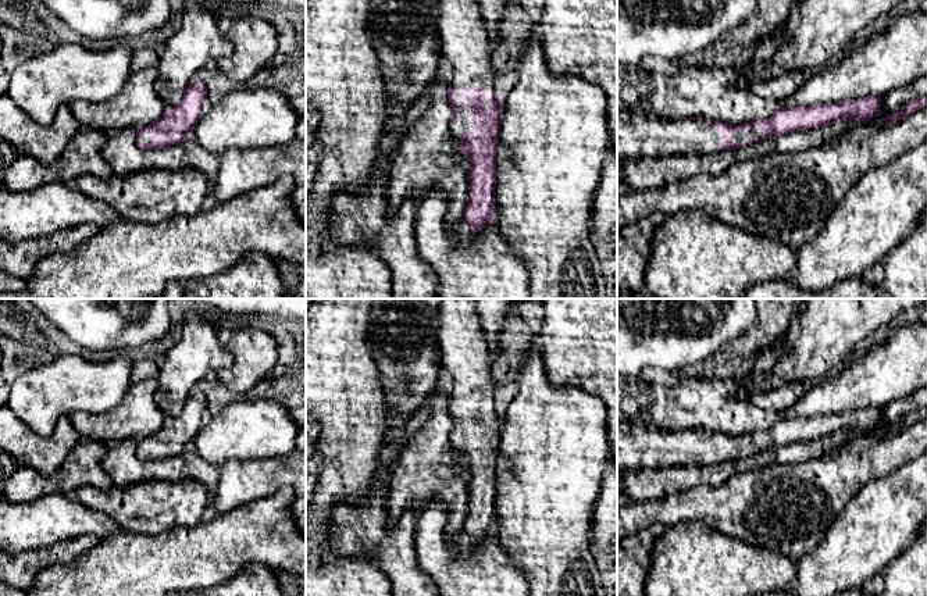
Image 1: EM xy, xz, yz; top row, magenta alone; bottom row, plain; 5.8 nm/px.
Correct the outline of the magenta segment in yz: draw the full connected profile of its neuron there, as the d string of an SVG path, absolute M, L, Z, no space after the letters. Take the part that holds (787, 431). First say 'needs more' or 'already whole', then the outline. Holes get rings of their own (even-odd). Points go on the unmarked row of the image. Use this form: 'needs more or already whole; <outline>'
needs more; M870 406L841 414L782 418L771 429L739 436L706 429L664 431L617 418L617 468L655 470L737 461L771 447L831 436L837 431L867 435L880 427L880 417L881 407Z

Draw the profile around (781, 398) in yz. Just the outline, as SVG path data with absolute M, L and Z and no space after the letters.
M794 381L770 390L759 390L748 396L749 402L766 411L785 411L805 393L802 382Z

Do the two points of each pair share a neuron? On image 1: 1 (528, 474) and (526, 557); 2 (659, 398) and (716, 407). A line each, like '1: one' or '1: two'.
1: one
2: one

